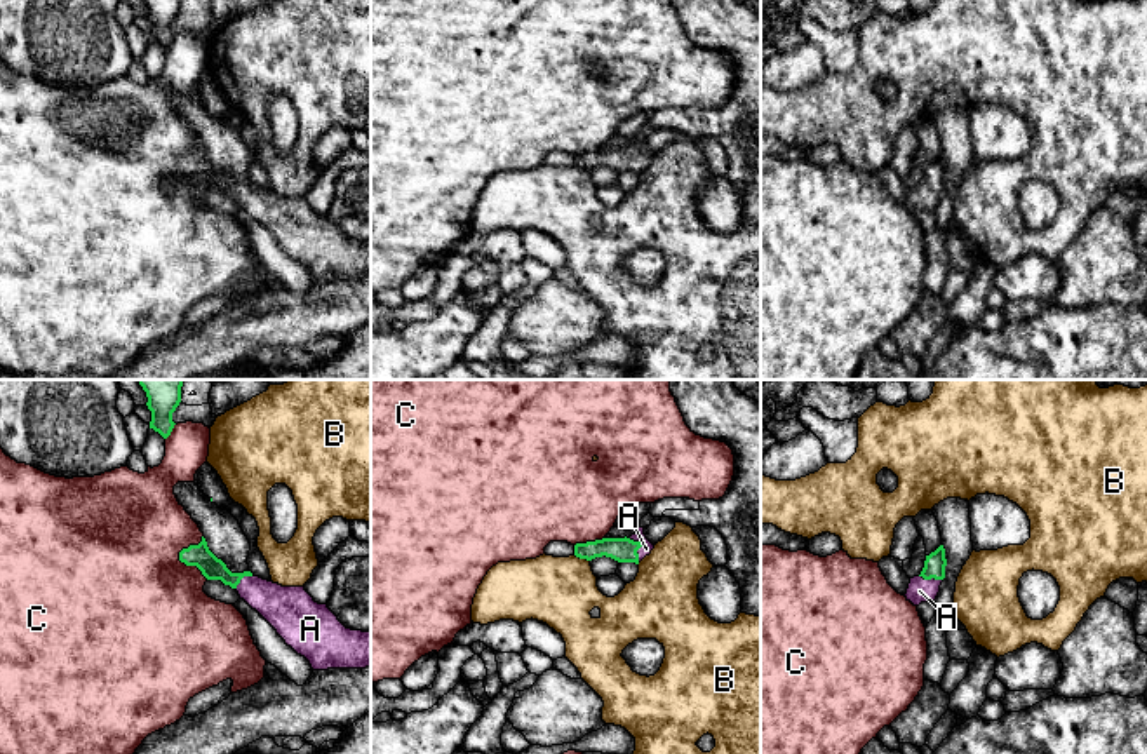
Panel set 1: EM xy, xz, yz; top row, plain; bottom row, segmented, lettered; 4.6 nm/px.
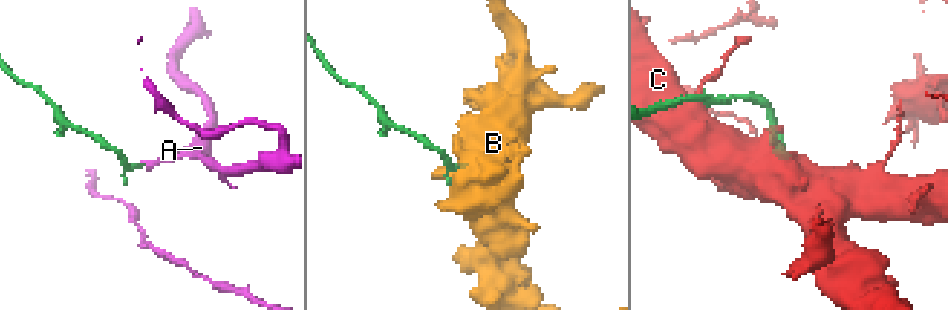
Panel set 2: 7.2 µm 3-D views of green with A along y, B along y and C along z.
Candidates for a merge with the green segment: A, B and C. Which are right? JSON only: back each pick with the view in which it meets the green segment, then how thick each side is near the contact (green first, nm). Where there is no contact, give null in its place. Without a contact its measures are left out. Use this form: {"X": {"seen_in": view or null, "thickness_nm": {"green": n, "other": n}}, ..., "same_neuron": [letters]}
{"A": {"seen_in": "xz", "thickness_nm": {"green": 110, "other": 50}}, "same_neuron": ["A"]}

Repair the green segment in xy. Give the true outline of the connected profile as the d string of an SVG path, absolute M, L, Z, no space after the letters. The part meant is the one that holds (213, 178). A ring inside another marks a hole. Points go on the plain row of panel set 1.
M205 148L179 162L179 171L197 176L207 190L235 199L313 280L366 279L371 275L371 242L346 239L338 226L319 214L305 197L282 197L254 186L231 183L207 157Z

